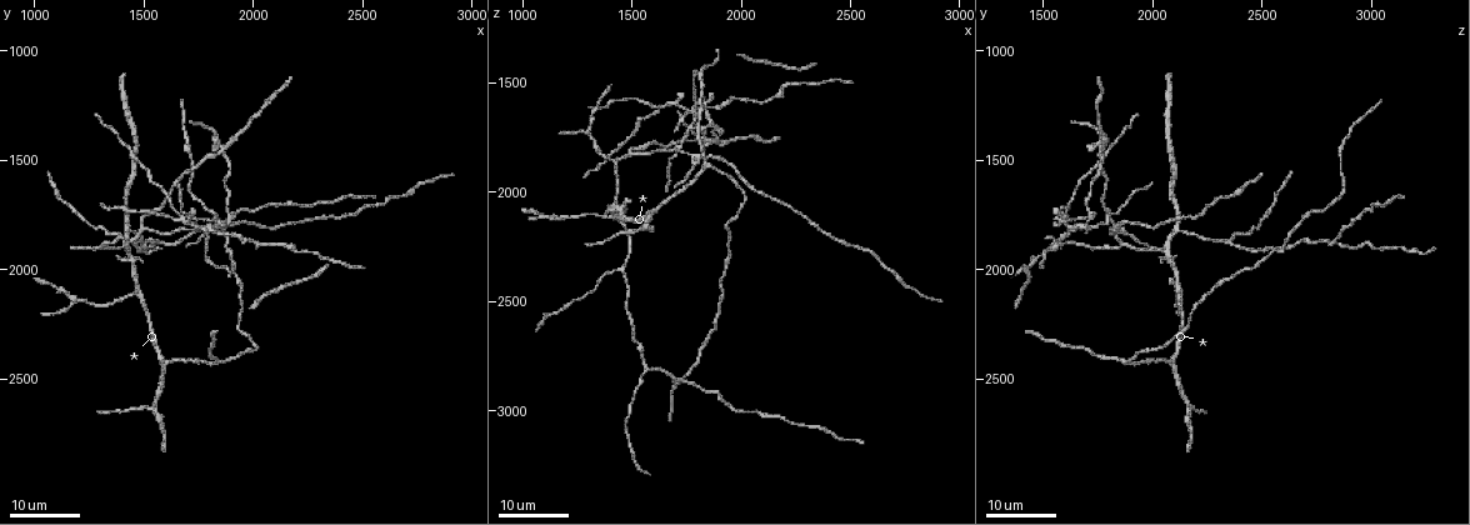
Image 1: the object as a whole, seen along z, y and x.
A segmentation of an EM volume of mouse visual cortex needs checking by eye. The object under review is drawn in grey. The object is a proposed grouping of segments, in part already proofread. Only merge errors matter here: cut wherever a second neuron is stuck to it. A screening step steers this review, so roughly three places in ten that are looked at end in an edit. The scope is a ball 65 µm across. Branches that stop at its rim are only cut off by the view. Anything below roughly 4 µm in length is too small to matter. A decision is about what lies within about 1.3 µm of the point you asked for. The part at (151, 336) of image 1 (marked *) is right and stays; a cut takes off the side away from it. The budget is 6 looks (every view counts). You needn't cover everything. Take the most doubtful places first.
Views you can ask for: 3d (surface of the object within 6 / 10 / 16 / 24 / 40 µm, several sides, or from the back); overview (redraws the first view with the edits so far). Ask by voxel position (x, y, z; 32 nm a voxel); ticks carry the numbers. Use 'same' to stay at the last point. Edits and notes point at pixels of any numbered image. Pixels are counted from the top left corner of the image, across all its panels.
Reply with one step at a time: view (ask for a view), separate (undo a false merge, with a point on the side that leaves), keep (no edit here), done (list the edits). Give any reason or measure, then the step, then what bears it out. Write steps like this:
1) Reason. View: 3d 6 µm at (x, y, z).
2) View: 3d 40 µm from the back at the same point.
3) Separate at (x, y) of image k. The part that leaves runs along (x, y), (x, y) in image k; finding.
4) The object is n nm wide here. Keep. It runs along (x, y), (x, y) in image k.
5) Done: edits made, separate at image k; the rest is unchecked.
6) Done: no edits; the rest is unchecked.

Four or more arms meet. View: 3d 24 µm at (1850, 1460, 1770).

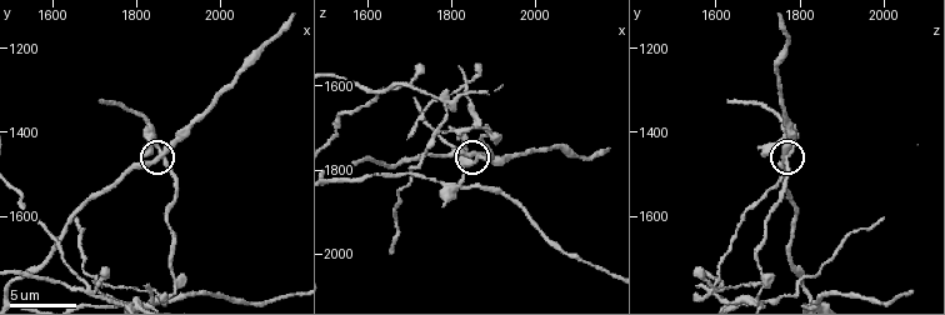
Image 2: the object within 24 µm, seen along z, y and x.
Closer look. View: 3d 10 µm at (1860, 1450, 1770).

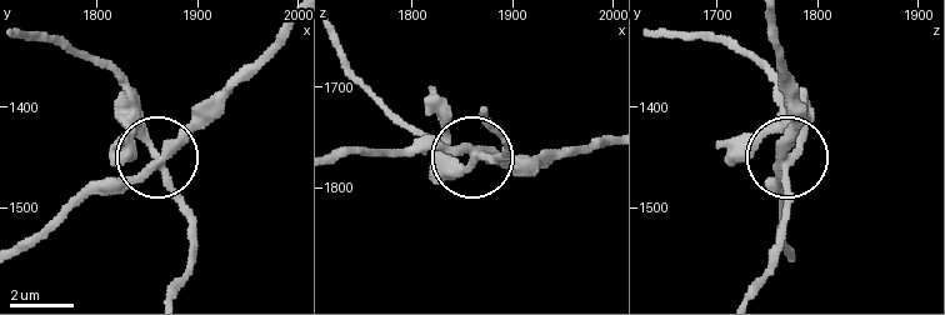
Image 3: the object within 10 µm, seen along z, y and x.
The side arm is 15 µm long; 4 arms meet here. Separate at (139, 116) of image 3. A second neuron is stuck on.

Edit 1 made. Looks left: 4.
View: overview.

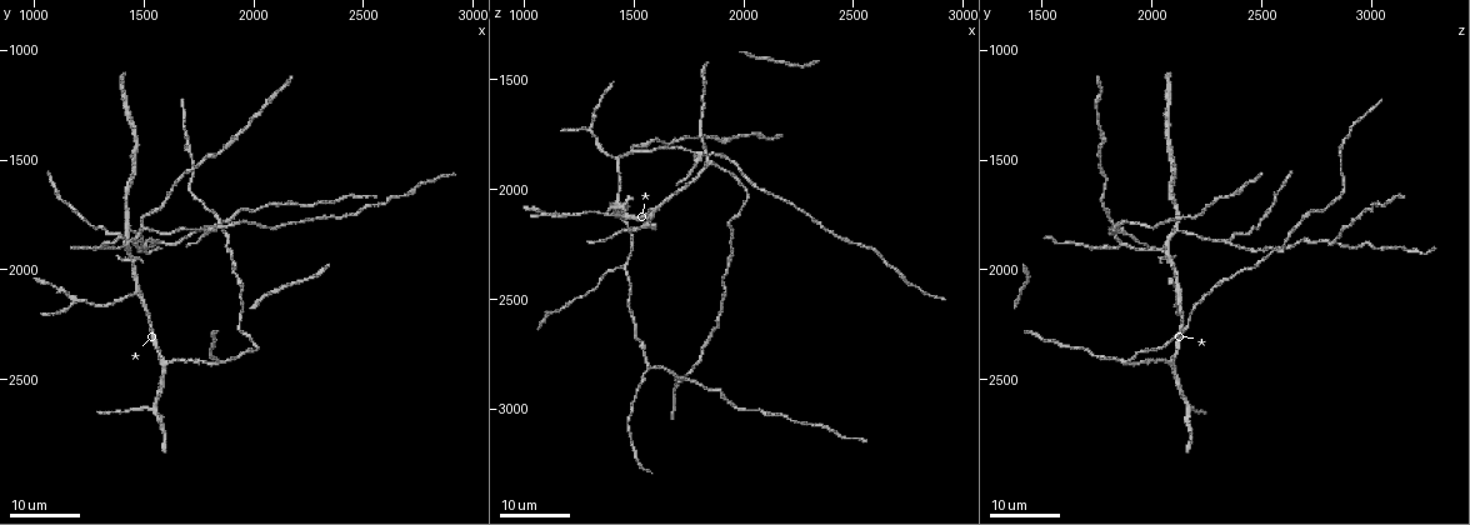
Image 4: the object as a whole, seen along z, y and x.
View: 3d 16 µm at (1420, 1880, 1850).

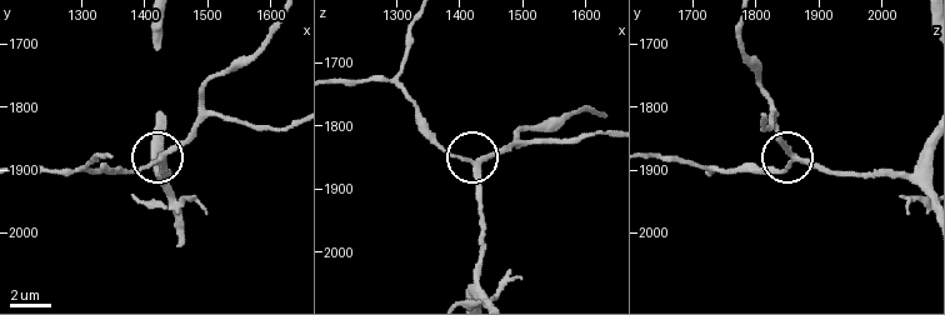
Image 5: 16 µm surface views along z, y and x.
Zoom in. View: 3d 6 µm at (1415, 1885, 1855).

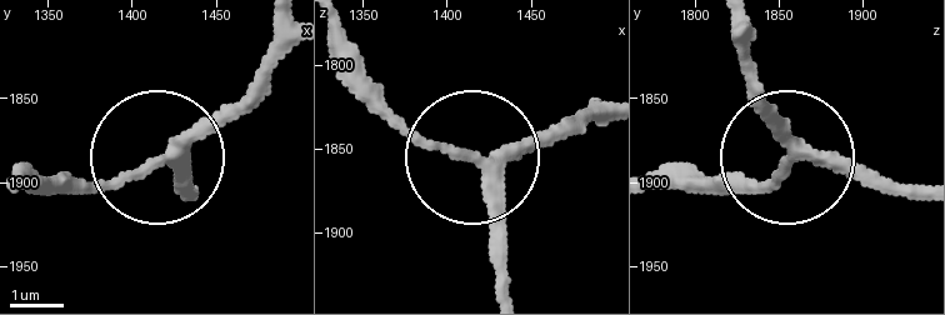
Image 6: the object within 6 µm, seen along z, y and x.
3 arms meet here. Keep. It runs along (920, 203), (813, 163), (723, 189) in image 6; all the same neuron.

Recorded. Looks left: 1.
Done: edits made, separate at image 3; the rest is unchecked.

